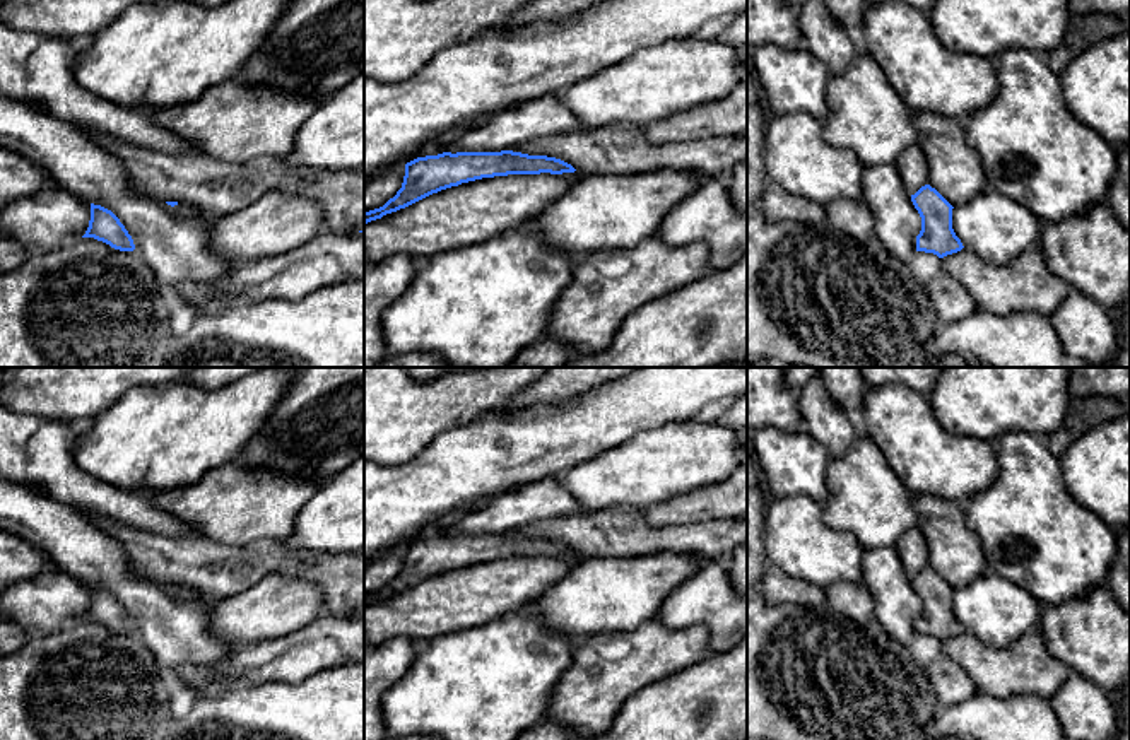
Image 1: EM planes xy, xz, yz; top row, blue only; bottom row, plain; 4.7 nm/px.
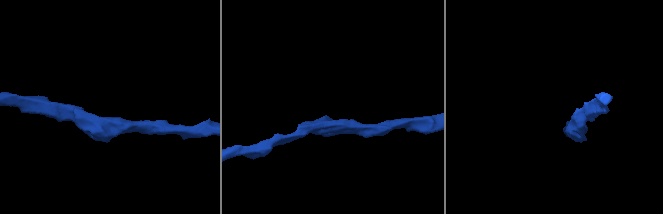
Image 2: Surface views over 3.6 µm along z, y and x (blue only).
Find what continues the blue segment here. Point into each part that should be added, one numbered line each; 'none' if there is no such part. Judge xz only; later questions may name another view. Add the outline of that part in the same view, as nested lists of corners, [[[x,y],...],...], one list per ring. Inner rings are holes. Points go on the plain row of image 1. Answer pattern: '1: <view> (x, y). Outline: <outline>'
1: xz (623, 530). Outline: [[[615,506],[605,511],[550,518],[513,535],[556,540],[583,557],[674,550],[696,552],[721,562],[739,545],[747,543],[747,514],[655,528],[646,521],[643,509]]]

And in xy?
1: xy (219, 571). Outline: [[[82,511],[101,532],[121,542],[132,566],[162,584],[191,586],[217,602],[239,595],[262,578],[280,573],[321,590],[325,612],[356,617],[364,612],[364,550],[309,554],[287,550],[284,540],[222,545],[205,537],[168,538]]]

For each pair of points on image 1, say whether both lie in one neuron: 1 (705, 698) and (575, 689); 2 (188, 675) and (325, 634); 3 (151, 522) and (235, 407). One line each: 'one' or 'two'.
1: two
2: one
3: two

